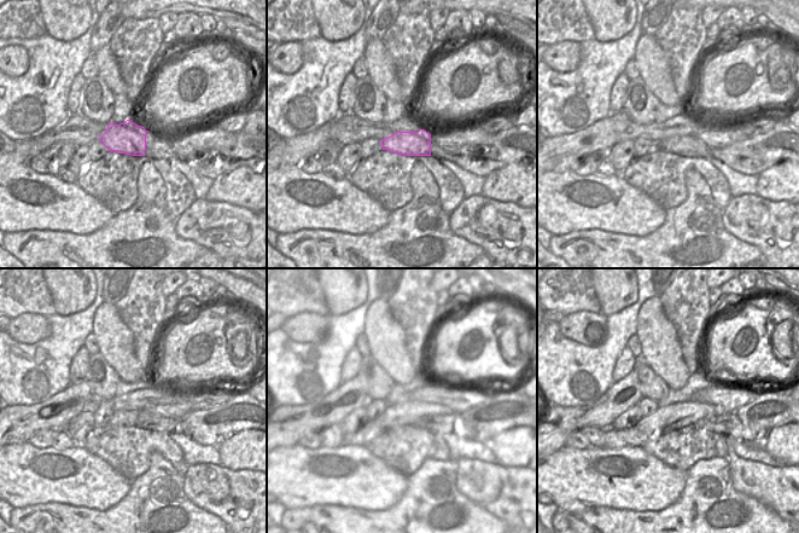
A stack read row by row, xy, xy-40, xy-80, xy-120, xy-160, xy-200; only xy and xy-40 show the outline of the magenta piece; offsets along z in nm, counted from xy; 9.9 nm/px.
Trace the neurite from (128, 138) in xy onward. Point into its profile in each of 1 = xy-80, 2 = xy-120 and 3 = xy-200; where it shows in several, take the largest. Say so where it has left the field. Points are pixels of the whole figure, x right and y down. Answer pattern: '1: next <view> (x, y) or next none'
1: next xy-80 (689, 146)
2: next xy-120 (150, 421)
3: next xy-200 (735, 429)

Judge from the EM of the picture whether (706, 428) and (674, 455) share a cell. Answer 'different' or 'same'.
same

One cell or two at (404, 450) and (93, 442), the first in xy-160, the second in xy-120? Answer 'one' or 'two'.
one

